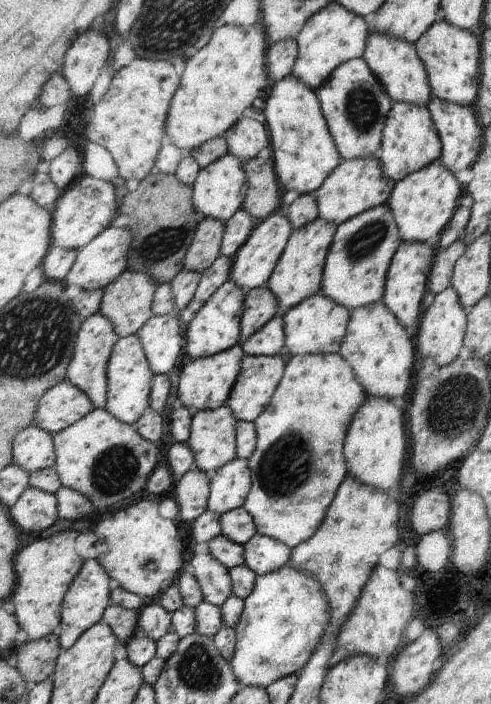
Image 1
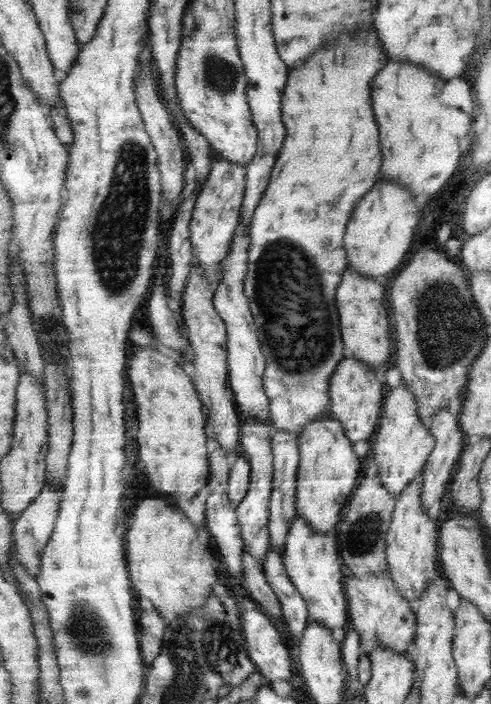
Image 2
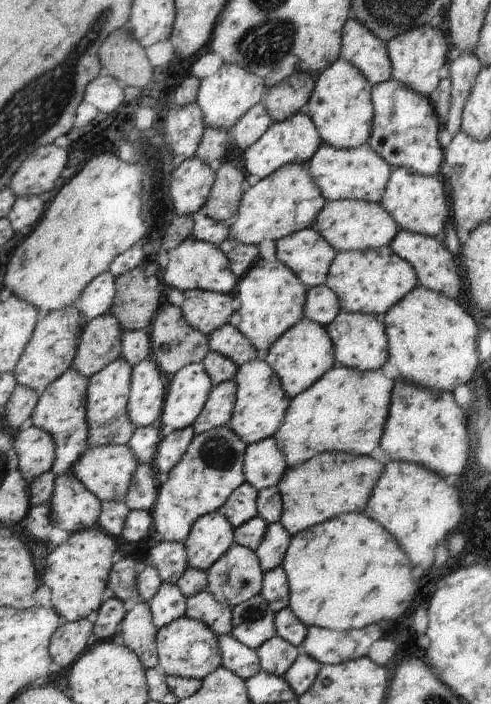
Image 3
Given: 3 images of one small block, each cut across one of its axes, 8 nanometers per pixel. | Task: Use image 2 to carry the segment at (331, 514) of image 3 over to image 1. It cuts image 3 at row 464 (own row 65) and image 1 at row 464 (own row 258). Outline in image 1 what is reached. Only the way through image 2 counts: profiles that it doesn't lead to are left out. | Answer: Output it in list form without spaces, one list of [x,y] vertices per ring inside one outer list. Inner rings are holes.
[[[340,353],[298,355],[286,364],[282,383],[270,407],[255,422],[258,446],[248,461],[253,484],[244,507],[253,515],[259,533],[284,542],[292,549],[317,534],[350,472],[344,448],[351,422],[366,403],[366,396],[366,390],[359,383],[351,364]]]

